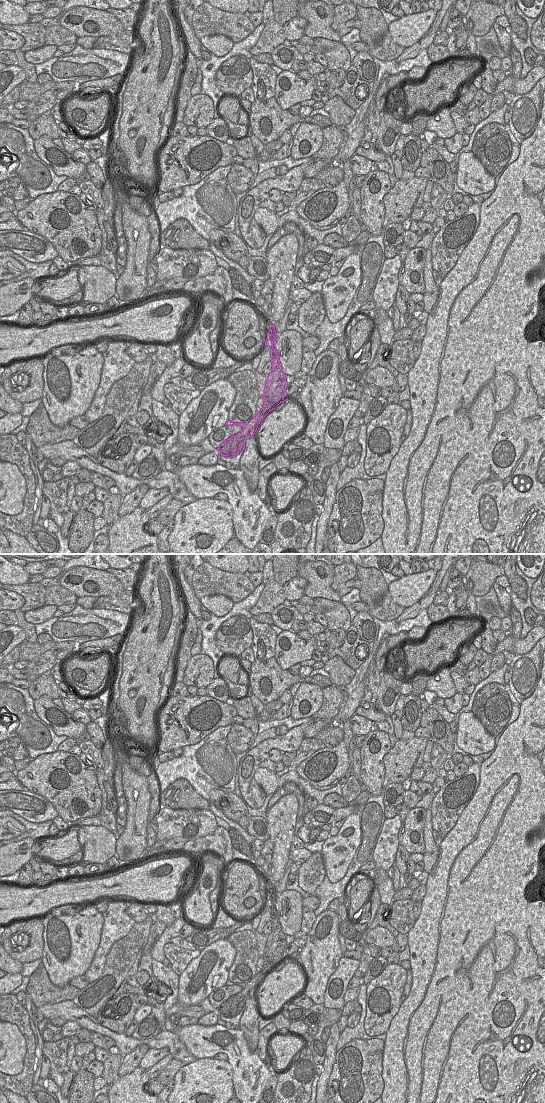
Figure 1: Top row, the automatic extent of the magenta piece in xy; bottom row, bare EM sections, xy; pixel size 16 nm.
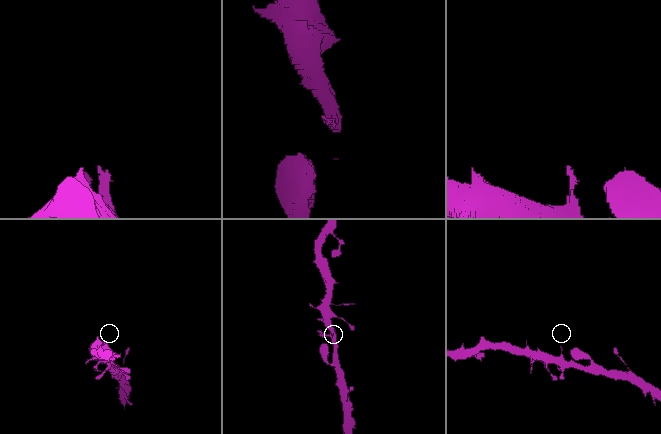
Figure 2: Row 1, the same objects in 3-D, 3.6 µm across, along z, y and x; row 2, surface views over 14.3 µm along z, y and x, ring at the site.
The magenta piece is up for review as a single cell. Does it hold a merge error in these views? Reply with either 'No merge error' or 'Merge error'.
No merge error.

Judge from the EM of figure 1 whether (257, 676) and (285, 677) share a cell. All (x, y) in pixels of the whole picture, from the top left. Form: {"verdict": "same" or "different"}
{"verdict": "same"}

